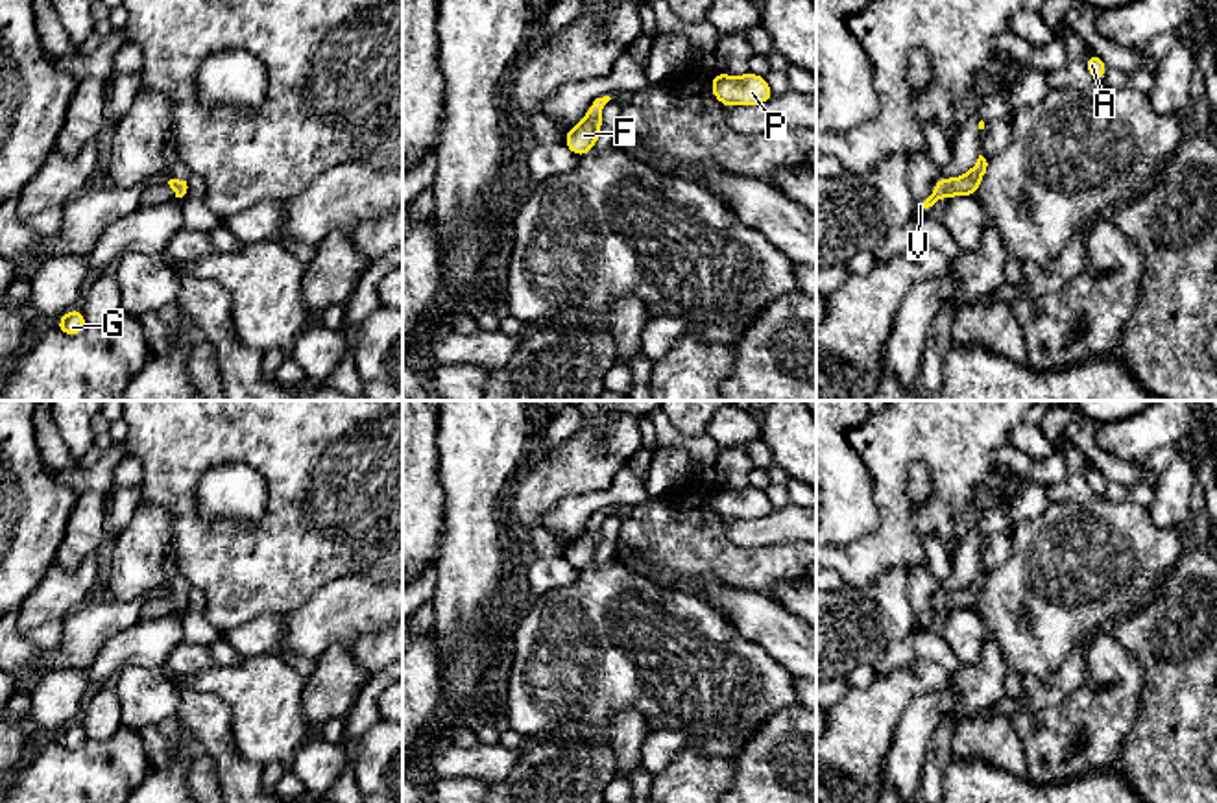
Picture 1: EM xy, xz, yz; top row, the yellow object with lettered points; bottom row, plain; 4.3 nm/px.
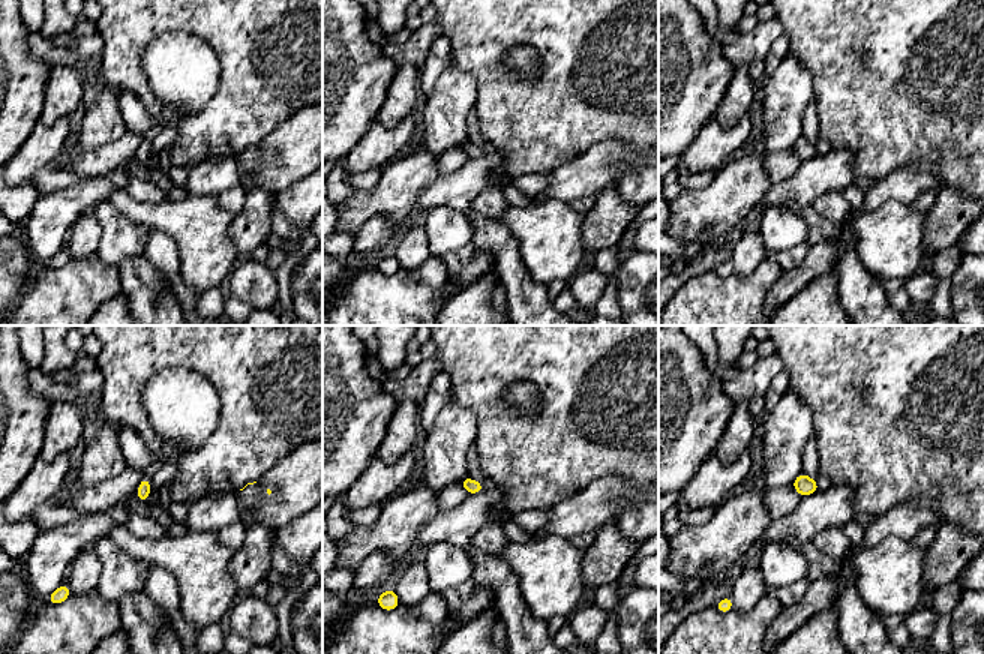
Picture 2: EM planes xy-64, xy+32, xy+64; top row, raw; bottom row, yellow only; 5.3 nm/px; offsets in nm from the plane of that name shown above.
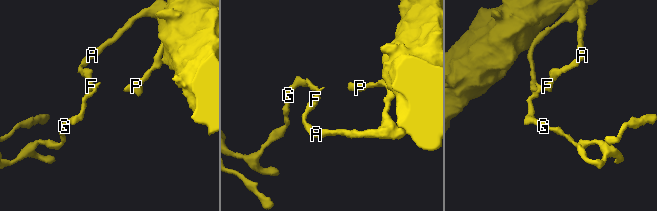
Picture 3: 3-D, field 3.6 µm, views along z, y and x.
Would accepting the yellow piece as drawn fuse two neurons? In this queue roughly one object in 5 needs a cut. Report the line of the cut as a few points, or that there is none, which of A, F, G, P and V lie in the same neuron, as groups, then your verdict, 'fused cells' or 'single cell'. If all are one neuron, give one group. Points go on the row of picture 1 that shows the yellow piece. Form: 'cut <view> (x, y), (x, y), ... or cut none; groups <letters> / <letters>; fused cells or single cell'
cut none; groups A F G P V; single cell

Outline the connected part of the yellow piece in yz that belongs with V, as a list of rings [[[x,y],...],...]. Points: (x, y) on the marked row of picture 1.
[[[979,155],[977,162],[966,175],[955,179],[938,177],[934,181],[934,192],[925,199],[916,201],[914,209],[920,210],[922,214],[927,214],[940,198],[977,196],[977,186],[986,174],[986,166],[988,166],[986,159]]]

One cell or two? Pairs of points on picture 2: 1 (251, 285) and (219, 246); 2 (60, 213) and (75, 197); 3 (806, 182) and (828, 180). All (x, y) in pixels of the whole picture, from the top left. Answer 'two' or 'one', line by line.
1: two
2: one
3: one

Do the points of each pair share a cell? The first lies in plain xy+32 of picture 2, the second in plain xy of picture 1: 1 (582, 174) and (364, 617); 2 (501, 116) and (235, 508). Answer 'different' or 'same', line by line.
1: same
2: different

